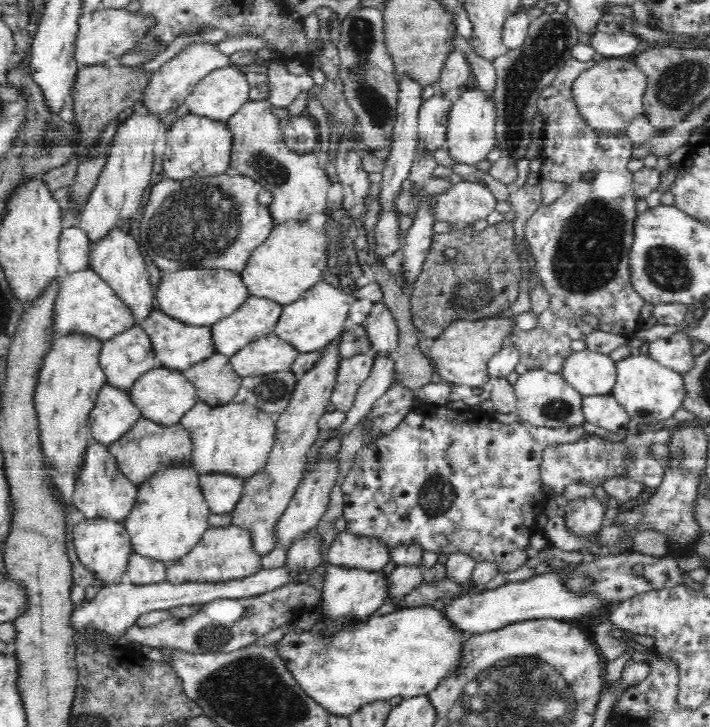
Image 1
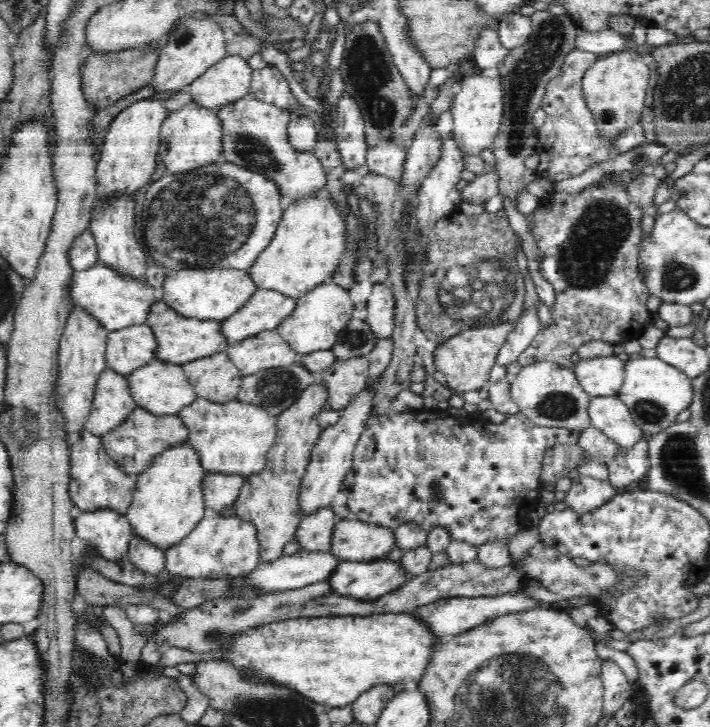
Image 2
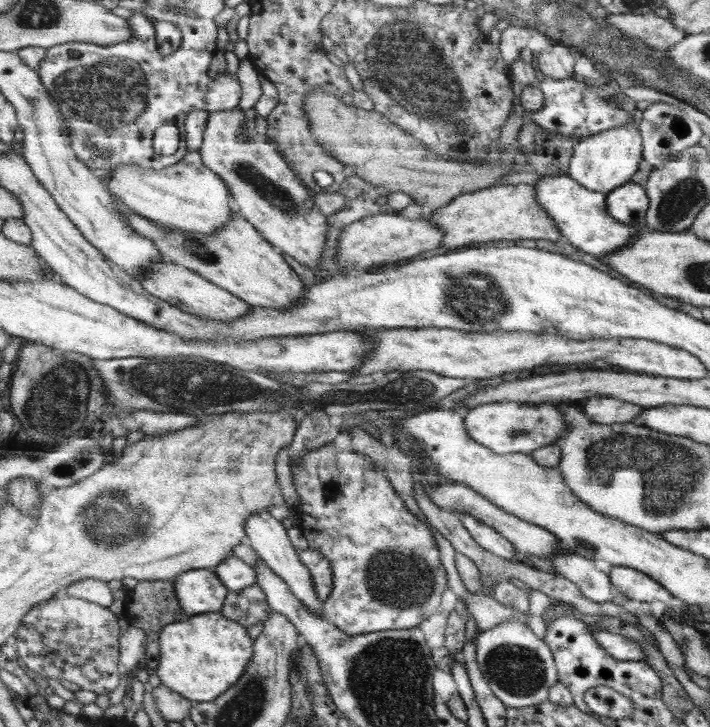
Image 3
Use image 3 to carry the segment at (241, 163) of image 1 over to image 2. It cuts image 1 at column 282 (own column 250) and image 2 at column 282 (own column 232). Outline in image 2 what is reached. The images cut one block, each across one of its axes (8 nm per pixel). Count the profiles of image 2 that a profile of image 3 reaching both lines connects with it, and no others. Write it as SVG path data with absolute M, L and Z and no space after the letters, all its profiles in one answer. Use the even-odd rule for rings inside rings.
M248 94L234 102L224 104L217 114L223 127L222 159L274 179L280 187L283 203L292 203L295 199L309 195L310 190L326 186L326 173L315 154L300 152L290 147L288 143L287 130L291 111L266 104Z

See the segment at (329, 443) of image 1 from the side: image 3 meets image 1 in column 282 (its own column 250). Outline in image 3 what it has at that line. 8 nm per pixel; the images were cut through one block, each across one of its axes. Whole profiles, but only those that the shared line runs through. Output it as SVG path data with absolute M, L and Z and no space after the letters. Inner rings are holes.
M258 513L253 514L245 522L246 536L250 539L250 546L255 550L258 557L261 559L268 568L280 576L286 586L292 591L292 594L296 596L307 609L310 609L316 616L325 616L321 611L321 607L324 603L316 599L316 591L314 591L314 581L312 581L312 575L310 571L304 567L304 564L298 560L298 553L295 551L292 545L286 528L282 525L281 521L278 521L275 517L272 517L270 513Z

